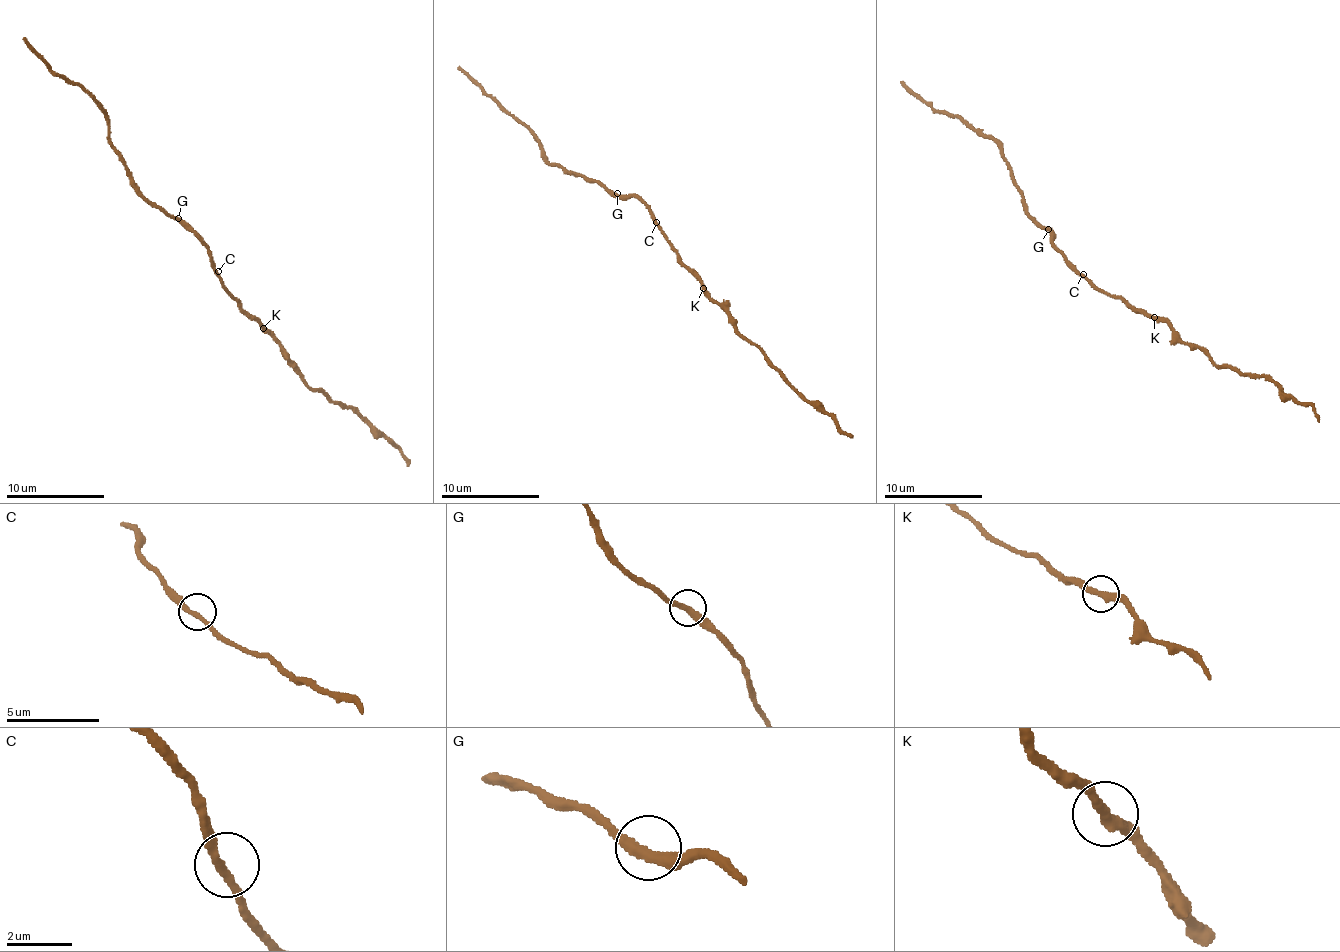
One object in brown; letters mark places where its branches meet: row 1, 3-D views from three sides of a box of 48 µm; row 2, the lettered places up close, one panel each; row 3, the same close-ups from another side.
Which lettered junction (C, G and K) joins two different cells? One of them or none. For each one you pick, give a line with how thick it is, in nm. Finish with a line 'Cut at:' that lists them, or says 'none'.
K: calibre 340 nm
Cut at: K

